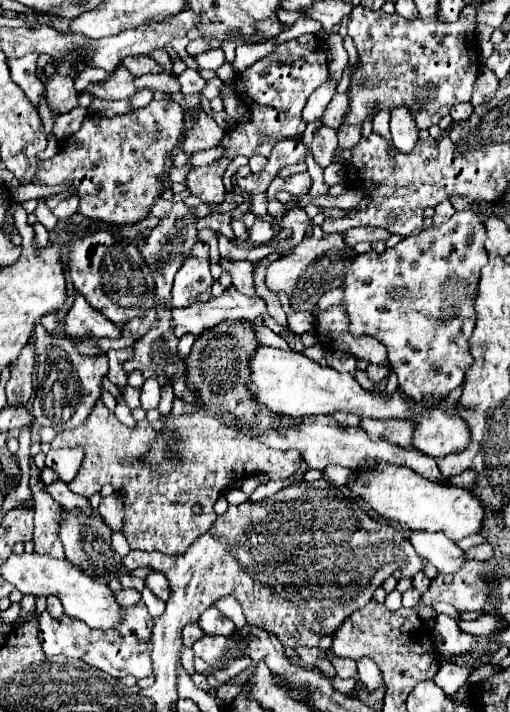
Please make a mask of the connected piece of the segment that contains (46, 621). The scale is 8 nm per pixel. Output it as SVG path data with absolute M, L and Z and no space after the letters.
M137 603L133 607L123 609L123 621L109 629L89 629L85 623L77 619L69 619L63 615L61 619L53 619L47 611L39 617L39 641L45 655L63 655L77 657L85 663L109 673L119 679L123 675L133 675L135 679L143 679L152 674L151 651L149 643L153 627L153 618L145 603Z

